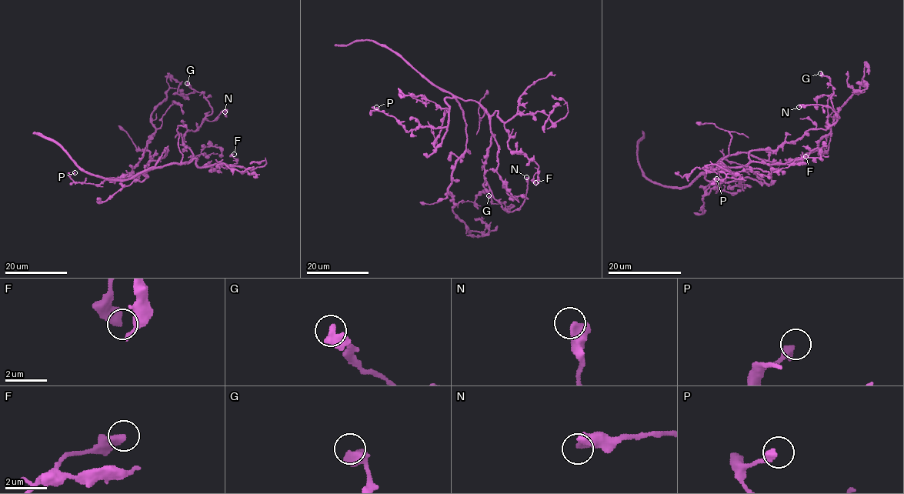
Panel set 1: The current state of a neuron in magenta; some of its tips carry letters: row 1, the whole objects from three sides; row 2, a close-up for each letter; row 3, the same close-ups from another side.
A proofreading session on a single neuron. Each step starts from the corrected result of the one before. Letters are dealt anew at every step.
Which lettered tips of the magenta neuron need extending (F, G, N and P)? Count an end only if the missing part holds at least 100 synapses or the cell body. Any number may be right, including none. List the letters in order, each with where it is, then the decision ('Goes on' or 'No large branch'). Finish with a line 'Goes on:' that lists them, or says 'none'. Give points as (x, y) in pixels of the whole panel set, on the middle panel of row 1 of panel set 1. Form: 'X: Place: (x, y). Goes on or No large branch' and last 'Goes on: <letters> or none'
F: Place: (535, 182). No large branch
G: Place: (488, 195). No large branch
N: Place: (526, 177). No large branch
P: Place: (376, 107). No large branch
Goes on: none

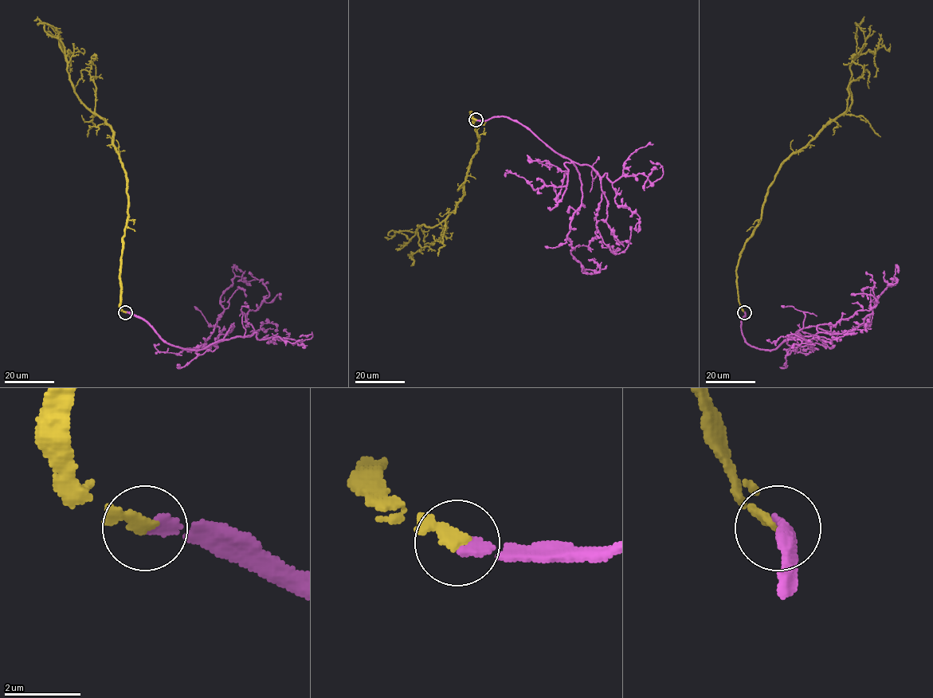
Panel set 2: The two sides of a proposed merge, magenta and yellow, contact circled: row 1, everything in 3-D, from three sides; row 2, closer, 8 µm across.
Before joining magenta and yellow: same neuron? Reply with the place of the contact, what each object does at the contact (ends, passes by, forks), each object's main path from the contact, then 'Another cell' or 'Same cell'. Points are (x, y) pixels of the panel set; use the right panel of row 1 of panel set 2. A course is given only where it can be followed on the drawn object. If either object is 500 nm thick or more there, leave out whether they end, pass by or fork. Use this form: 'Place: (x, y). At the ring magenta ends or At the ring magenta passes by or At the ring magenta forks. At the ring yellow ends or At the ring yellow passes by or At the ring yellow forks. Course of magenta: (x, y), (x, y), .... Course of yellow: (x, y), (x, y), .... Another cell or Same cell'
Place: (744, 312). At the ring magenta ends. At the ring yellow ends. Course of magenta: (745, 312), (741, 334), (762, 349), (812, 326), (850, 332), (894, 276), (897, 282), (883, 280), (883, 271). Course of yellow: (744, 312), (739, 253), (778, 167), (848, 108), (850, 64), (864, 43), (860, 25). Same cell

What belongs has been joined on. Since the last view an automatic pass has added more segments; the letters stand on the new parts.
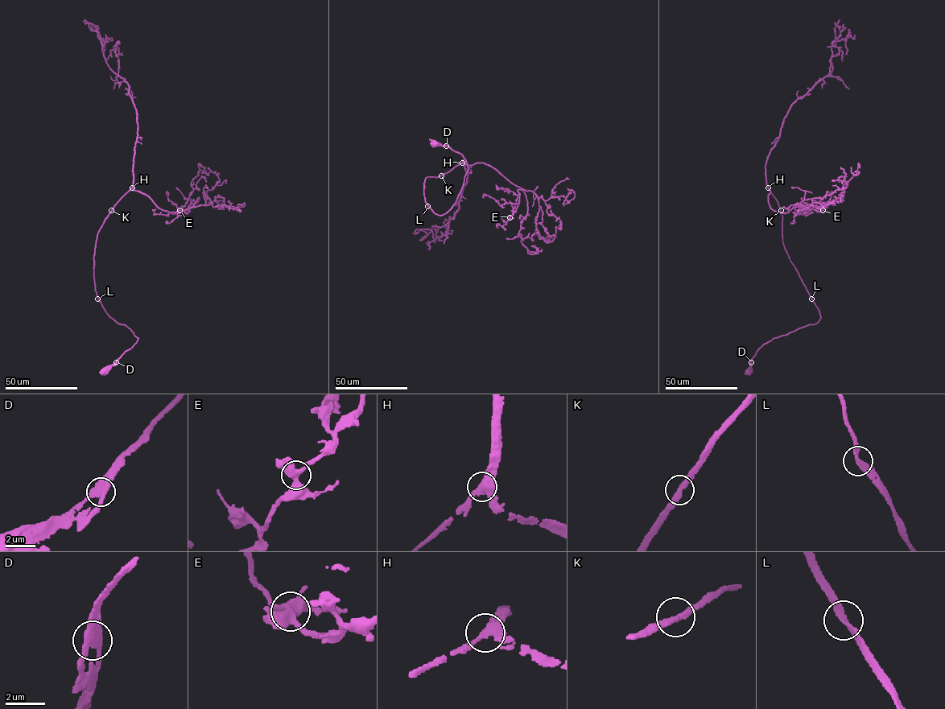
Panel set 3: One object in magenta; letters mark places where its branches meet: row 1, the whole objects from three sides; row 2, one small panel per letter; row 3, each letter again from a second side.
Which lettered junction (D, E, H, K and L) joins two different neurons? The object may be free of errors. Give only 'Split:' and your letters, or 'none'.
Split: none

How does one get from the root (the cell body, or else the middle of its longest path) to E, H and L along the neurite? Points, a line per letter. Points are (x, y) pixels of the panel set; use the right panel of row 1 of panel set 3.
E: (748, 370), (764, 344), (820, 319), (784, 246), (781, 210), (768, 188), (774, 211), (823, 210)
H: (748, 370), (751, 358), (764, 344), (815, 324), (820, 319), (819, 311), (784, 246), (781, 210), (768, 187)
L: (748, 370), (751, 358), (764, 344), (819, 320), (819, 311), (811, 299)

